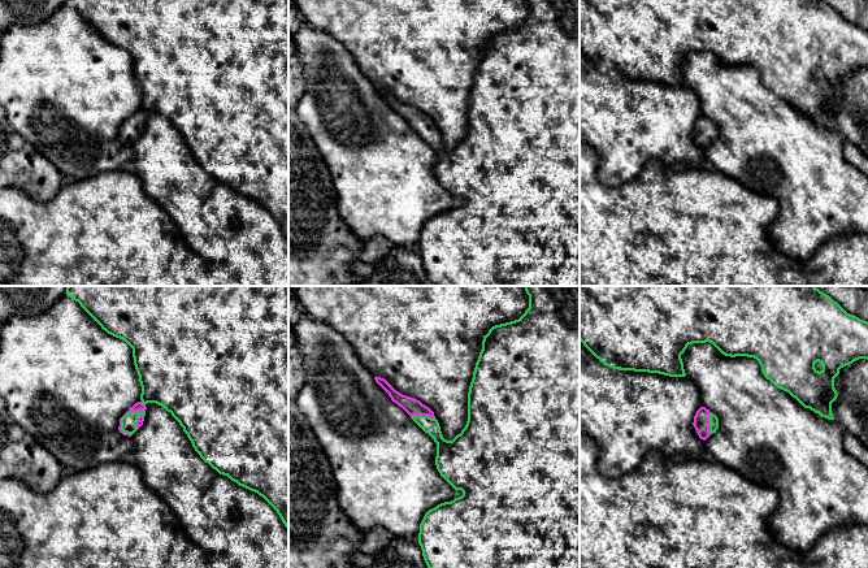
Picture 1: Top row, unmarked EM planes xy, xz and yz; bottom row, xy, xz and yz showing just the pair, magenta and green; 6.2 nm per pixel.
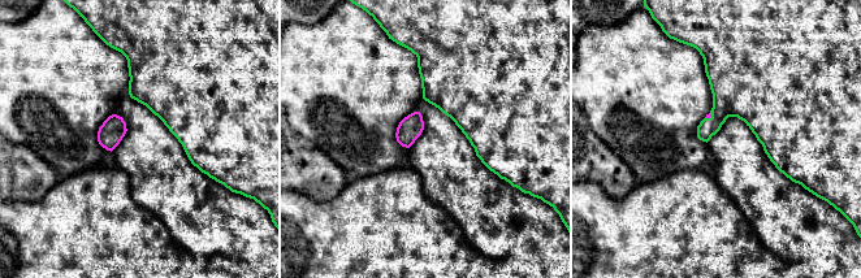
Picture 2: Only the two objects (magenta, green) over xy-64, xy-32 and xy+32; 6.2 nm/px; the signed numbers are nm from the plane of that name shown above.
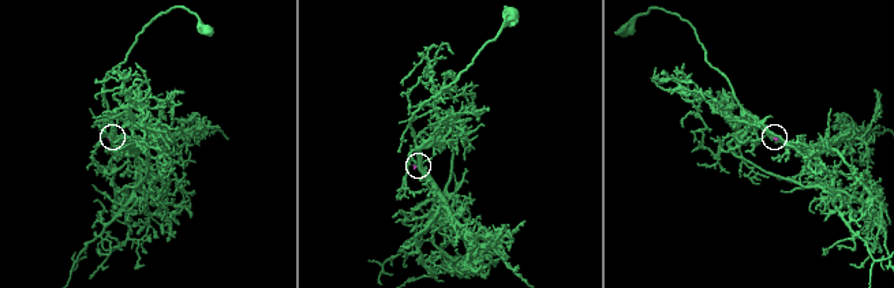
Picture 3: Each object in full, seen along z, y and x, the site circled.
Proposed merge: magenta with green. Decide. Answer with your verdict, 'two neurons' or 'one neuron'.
one neuron

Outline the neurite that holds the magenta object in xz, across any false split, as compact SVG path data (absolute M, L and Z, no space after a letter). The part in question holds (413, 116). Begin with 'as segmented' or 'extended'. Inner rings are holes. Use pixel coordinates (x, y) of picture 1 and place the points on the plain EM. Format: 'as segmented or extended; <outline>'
extended; M526 0L529 17L515 30L492 35L483 44L468 101L468 130L452 149L443 147L434 121L420 109L396 100L385 87L376 91L437 152L435 174L440 185L463 204L429 218L421 233L418 252L435 286L580 286L580 0Z

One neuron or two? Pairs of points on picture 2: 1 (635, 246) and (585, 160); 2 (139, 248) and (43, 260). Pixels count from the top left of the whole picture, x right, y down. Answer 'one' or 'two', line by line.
1: two
2: one

